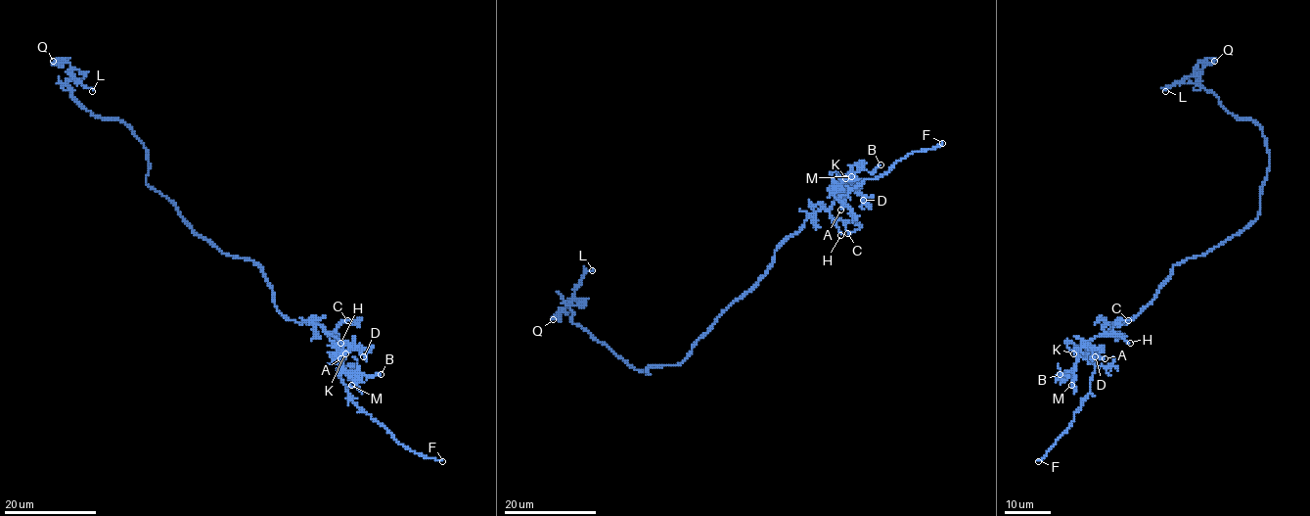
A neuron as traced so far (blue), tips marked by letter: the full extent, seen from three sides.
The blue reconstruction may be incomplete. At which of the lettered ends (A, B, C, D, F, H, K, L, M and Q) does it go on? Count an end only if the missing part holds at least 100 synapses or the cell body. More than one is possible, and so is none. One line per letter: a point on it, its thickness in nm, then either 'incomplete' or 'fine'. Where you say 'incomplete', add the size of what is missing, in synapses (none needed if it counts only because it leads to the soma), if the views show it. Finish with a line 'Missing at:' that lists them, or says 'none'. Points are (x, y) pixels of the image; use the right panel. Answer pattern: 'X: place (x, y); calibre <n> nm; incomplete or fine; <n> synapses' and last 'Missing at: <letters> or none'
A: place (1105, 358); calibre 160 nm; fine
B: place (1060, 374); calibre 140 nm; fine
C: place (1128, 320); calibre 100 nm; fine
D: place (1095, 356); calibre 100 nm; fine
F: place (1038, 461); calibre 170 nm; incomplete
H: place (1130, 343); calibre 120 nm; fine
K: place (1073, 353); calibre 90 nm; fine
L: place (1165, 91); calibre 170 nm; fine
M: place (1071, 385); calibre 150 nm; fine
Q: place (1214, 61); calibre 280 nm; fine
Missing at: F

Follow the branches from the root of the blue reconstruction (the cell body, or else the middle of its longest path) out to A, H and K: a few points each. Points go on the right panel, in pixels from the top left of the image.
A: (1194, 258), (1173, 266), (1168, 279), (1134, 318), (1106, 325), (1105, 333), (1087, 345), (1088, 353), (1105, 358)
H: (1194, 258), (1173, 266), (1168, 279), (1134, 318), (1105, 326), (1107, 334), (1119, 334), (1130, 343)
K: (1194, 258), (1173, 266), (1134, 318), (1106, 325), (1085, 353), (1066, 341), (1073, 353)

